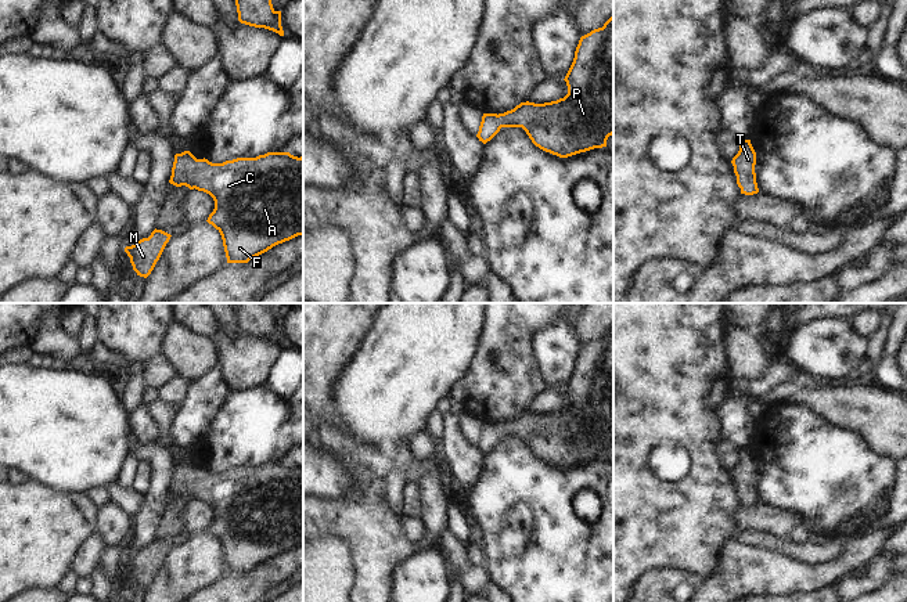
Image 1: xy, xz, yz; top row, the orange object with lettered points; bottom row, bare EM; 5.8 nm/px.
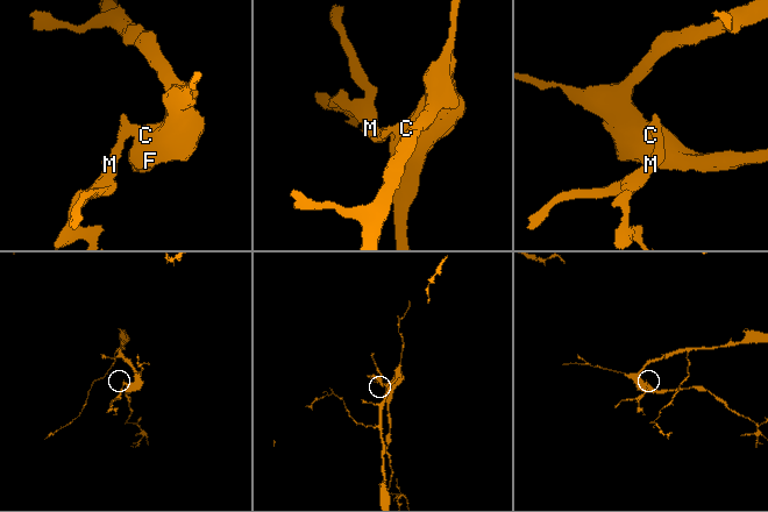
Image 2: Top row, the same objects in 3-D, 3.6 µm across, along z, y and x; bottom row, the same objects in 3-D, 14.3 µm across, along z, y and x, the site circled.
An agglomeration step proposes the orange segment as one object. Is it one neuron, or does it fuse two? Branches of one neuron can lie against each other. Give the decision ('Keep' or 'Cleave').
Keep.

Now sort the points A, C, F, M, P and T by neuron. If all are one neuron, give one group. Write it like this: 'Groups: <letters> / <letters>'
Groups: A C F M P T.

